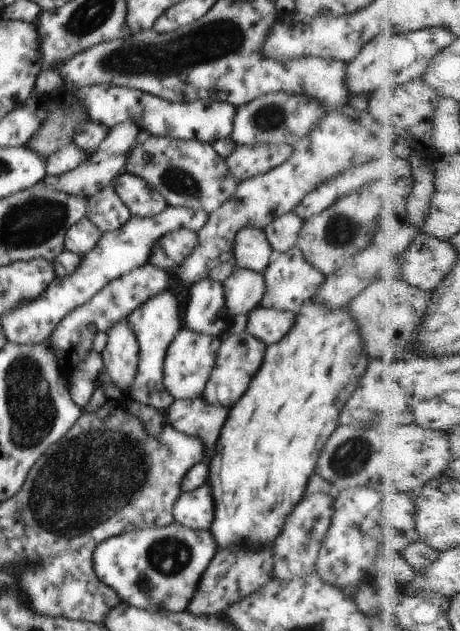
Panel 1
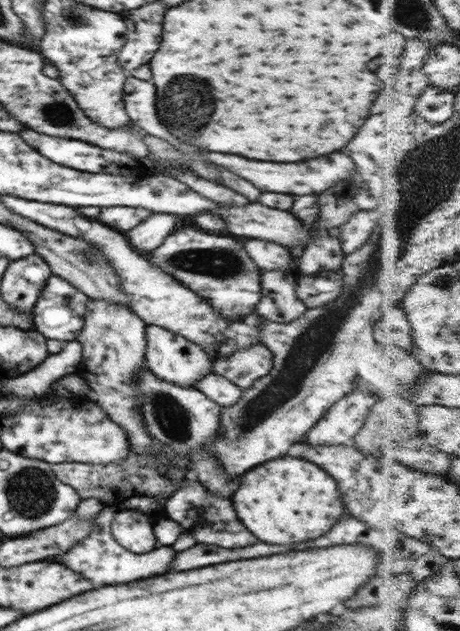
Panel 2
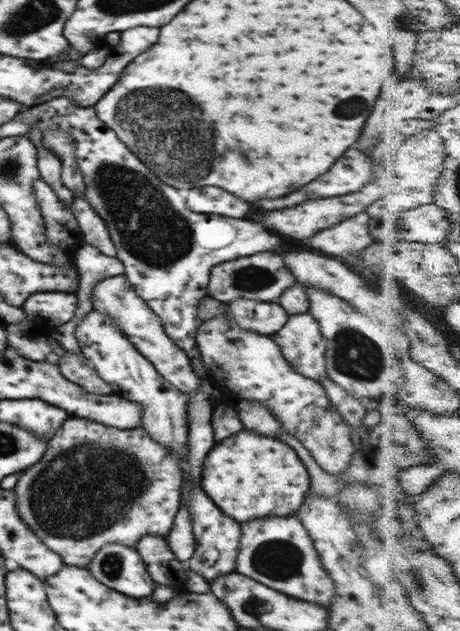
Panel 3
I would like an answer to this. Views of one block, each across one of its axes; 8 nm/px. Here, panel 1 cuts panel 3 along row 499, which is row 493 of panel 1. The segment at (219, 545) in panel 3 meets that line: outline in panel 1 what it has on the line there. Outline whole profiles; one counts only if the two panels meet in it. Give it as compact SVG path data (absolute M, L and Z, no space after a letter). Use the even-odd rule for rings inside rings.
M208 486L183 492L173 506L173 518L178 524L192 530L208 530L212 524L212 496Z

